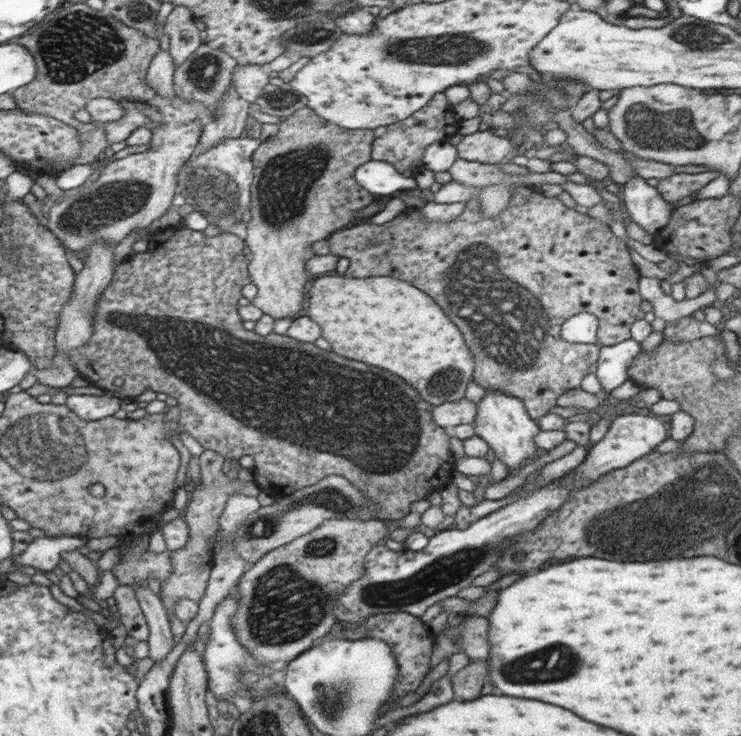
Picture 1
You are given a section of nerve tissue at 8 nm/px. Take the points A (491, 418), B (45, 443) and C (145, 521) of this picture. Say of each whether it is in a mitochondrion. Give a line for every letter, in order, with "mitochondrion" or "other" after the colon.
A: other
B: mitochondrion
C: other

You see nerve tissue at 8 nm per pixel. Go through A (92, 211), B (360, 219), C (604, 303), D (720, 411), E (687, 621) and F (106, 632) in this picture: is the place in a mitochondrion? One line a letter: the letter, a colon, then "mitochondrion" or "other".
A: mitochondrion
B: other
C: other
D: other
E: other
F: other

